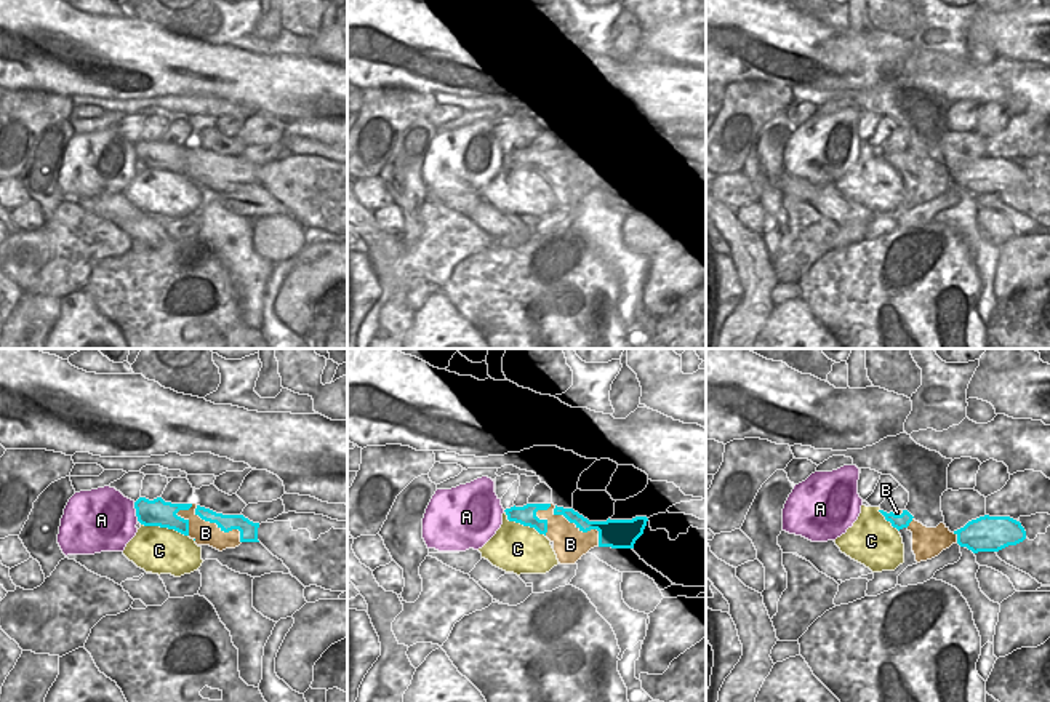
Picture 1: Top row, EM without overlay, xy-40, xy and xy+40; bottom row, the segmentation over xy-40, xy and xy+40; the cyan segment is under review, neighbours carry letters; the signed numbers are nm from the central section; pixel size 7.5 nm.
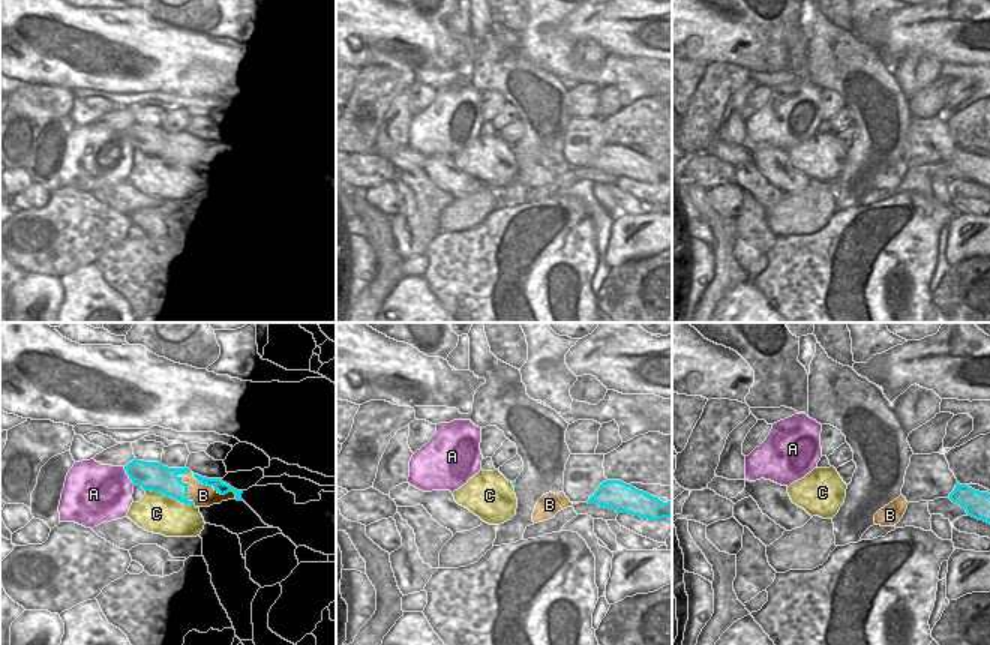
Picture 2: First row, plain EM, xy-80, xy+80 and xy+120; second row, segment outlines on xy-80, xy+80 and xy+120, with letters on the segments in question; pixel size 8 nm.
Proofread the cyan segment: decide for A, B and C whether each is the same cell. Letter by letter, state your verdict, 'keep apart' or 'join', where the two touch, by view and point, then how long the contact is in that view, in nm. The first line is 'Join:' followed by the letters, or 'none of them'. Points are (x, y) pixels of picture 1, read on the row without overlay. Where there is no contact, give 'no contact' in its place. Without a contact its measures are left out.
Join: none of them
A: keep apart | xy-40 (136, 154) | 150 nm
B: keep apart | xy (580, 170) | 460 nm
C: keep apart | xy-40 (165, 168) | 380 nm

